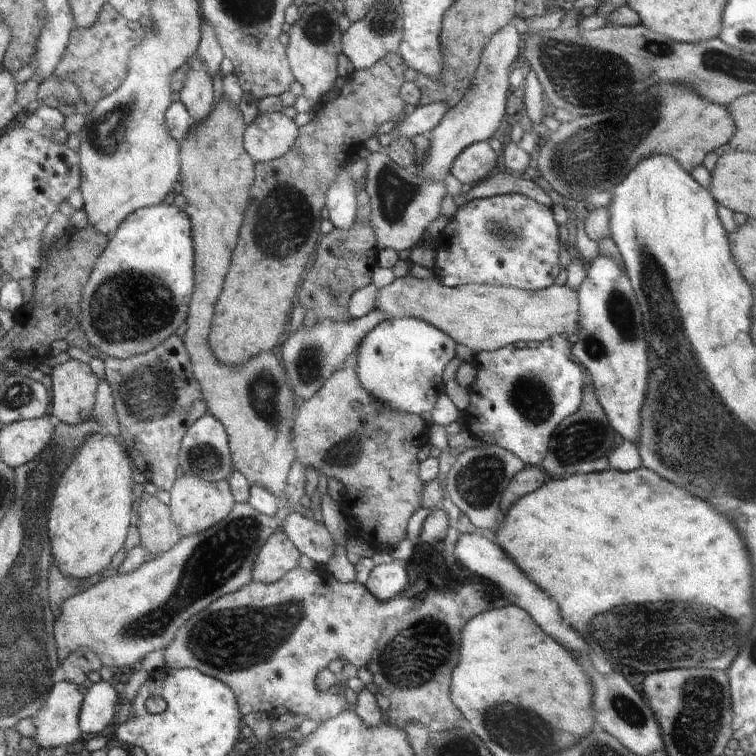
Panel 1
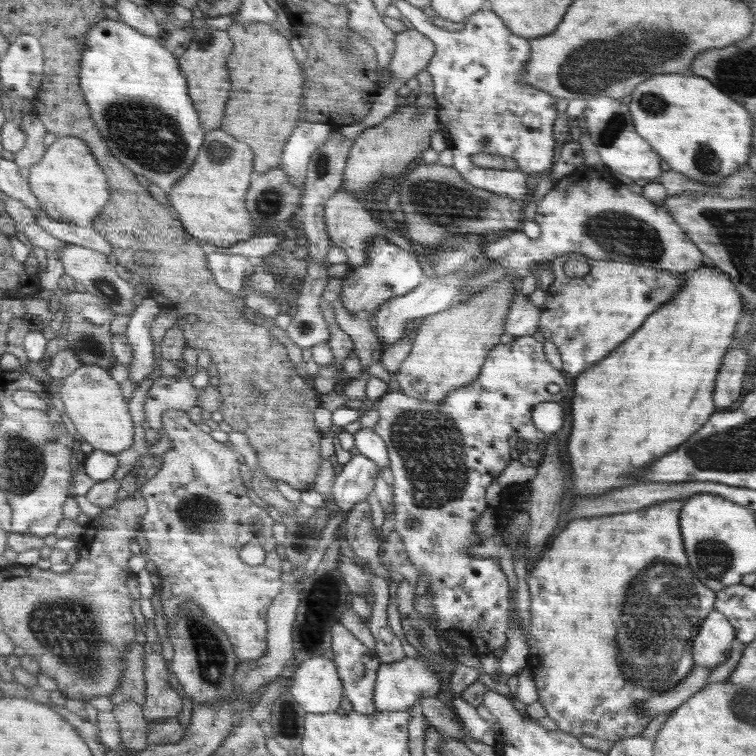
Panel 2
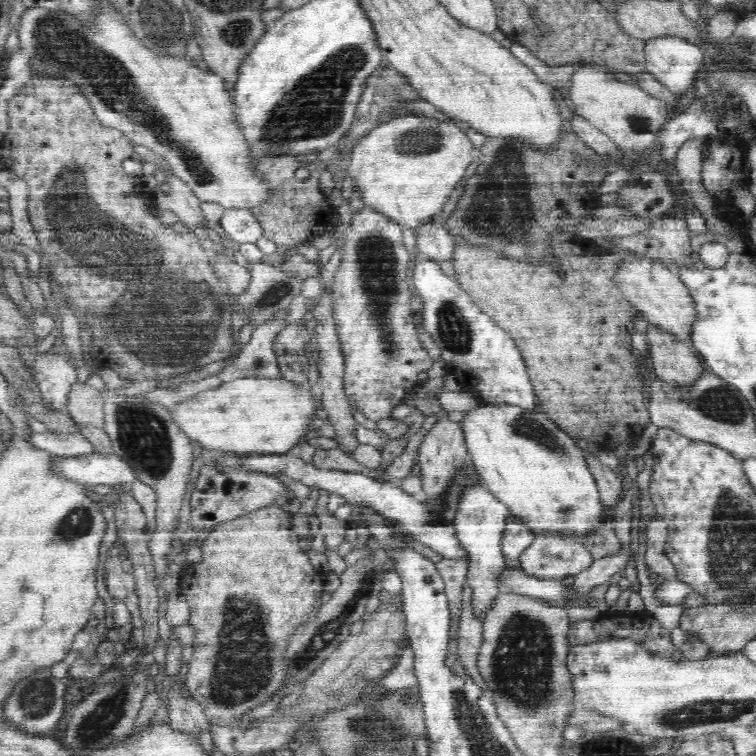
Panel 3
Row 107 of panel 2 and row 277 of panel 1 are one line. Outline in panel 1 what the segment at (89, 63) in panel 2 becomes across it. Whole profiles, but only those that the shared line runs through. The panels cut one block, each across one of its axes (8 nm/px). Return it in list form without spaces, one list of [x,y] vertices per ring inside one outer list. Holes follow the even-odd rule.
[[[178,206],[147,207],[132,214],[108,243],[86,286],[81,327],[102,357],[130,359],[150,353],[176,335],[186,320],[194,288],[192,224]]]

